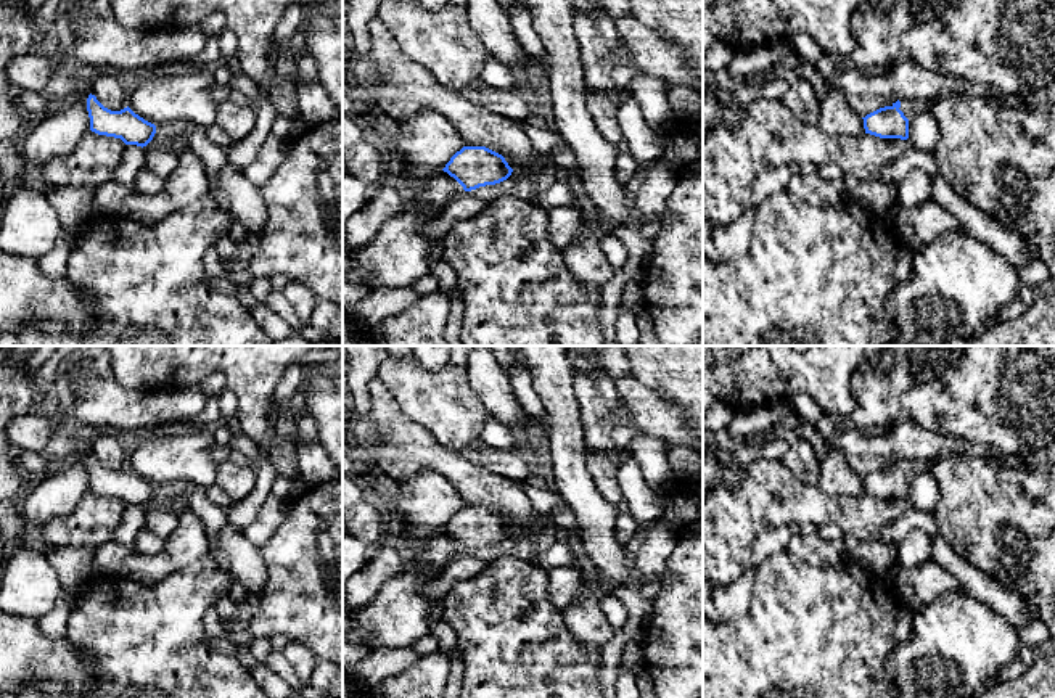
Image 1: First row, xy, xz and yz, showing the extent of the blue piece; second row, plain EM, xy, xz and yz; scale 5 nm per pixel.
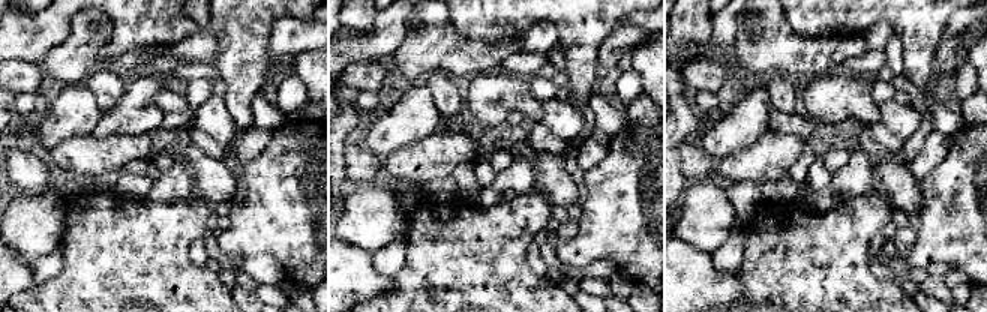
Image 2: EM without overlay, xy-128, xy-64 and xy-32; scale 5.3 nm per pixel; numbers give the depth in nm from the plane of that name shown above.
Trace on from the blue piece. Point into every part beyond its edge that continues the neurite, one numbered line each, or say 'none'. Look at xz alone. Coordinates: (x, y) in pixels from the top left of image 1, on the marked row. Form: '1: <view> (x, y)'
none

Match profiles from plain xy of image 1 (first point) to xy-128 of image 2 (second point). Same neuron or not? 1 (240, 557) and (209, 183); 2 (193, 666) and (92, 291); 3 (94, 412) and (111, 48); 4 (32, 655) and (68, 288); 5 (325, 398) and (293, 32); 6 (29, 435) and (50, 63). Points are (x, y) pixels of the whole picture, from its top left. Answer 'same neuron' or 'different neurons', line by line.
1: same neuron
2: same neuron
3: different neurons
4: different neurons
5: different neurons
6: different neurons

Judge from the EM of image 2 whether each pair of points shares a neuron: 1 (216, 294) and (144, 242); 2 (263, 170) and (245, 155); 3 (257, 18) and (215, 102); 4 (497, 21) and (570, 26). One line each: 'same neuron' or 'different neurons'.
1: same neuron
2: different neurons
3: different neurons
4: same neuron

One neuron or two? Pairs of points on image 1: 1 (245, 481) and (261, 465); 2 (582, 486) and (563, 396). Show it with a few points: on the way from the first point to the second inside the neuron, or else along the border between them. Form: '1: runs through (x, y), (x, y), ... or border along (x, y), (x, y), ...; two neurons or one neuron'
1: border along (253, 467), (254, 486), (235, 502); two neurons
2: runs through (568, 463), (563, 418); one neuron

